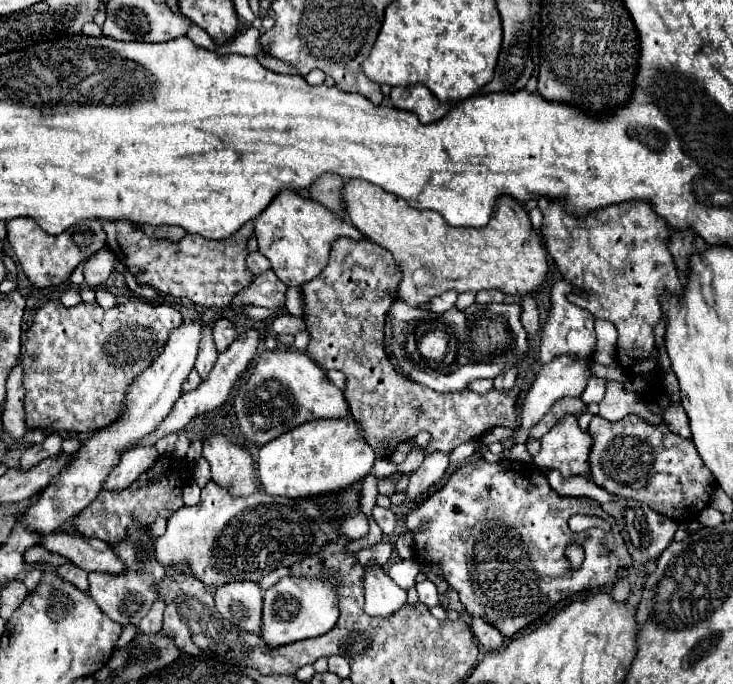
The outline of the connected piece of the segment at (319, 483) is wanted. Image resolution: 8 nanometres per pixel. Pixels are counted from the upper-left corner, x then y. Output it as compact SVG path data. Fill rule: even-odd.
M351 414L345 418L321 418L305 422L281 438L265 444L259 452L259 478L267 494L273 496L317 496L317 492L335 492L365 478L377 460L373 448L365 444L361 426Z

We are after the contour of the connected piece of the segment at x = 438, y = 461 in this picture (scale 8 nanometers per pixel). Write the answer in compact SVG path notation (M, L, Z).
M439 450L429 452L425 456L423 464L419 466L419 470L415 470L411 474L409 488L407 488L407 500L417 498L419 494L427 492L435 482L439 482L441 476L445 474L447 466L449 466L449 454L447 452L439 452Z

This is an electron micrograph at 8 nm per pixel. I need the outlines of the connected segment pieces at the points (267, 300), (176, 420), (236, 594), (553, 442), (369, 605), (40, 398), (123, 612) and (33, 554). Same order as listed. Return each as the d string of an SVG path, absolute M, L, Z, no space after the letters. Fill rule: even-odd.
M267 270L255 276L255 280L233 298L231 306L236 315L242 315L243 308L240 306L245 306L245 304L263 306L263 308L281 312L285 304L285 292L287 292L287 286L281 284L281 280L277 280L277 276L271 270Z
M249 330L249 332L241 334L241 336L239 336L239 338L237 338L237 340L235 340L225 352L219 354L219 358L217 358L213 370L211 370L209 376L199 384L199 388L193 390L193 392L185 392L185 394L181 394L179 400L175 402L175 406L171 408L169 416L167 416L167 418L165 418L165 420L153 430L153 432L149 432L149 434L143 436L141 440L137 440L135 446L137 446L137 444L139 444L139 446L147 446L147 444L153 446L157 440L165 438L167 434L181 432L181 430L183 430L193 418L197 418L197 416L201 416L201 414L207 414L207 412L215 410L217 406L221 406L221 404L227 400L227 396L229 396L229 392L231 392L235 380L237 380L237 378L241 376L241 372L249 366L251 358L257 354L257 350L259 350L259 332L257 332L257 330Z
M229 582L221 584L215 592L215 608L217 612L239 626L241 630L259 634L261 626L261 604L263 590L255 582Z
M563 416L543 438L533 462L539 468L559 470L565 478L589 472L589 434L577 426L577 418Z
M377 564L365 566L365 612L369 616L389 616L407 602L407 592L399 588Z
M57 300L41 306L27 330L23 354L27 428L47 428L53 432L75 430L91 434L113 424L125 408L125 396L133 380L163 352L169 334L179 328L181 322L183 316L179 310L167 304L147 304L141 300L123 300L111 310L103 310L99 304L77 304L65 308Z
M137 520L127 528L127 534L121 542L113 544L113 552L121 556L125 570L117 576L109 572L91 572L89 574L89 594L99 604L99 608L119 624L139 624L141 618L151 610L151 604L157 600L157 584L165 578L165 566L157 562L153 552L155 538L149 532L149 526L141 526Z
M31 546L27 552L25 552L25 562L27 564L33 564L33 562L45 562L45 564L55 564L55 566L59 566L59 564L65 564L65 562L69 562L67 558L63 558L63 556L59 556L59 554L53 554L53 552L49 552L49 550L45 550L43 546Z

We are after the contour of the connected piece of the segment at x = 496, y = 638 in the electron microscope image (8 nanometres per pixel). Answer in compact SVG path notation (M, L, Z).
M471 616L471 630L473 630L475 638L479 640L479 644L489 648L489 650L497 650L505 644L505 636L493 624L489 624L483 618Z

